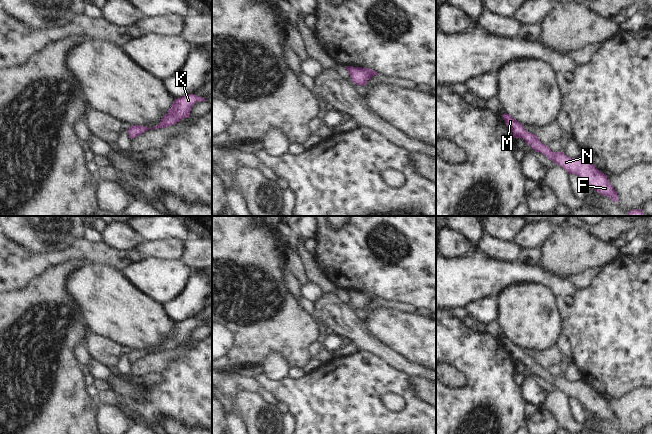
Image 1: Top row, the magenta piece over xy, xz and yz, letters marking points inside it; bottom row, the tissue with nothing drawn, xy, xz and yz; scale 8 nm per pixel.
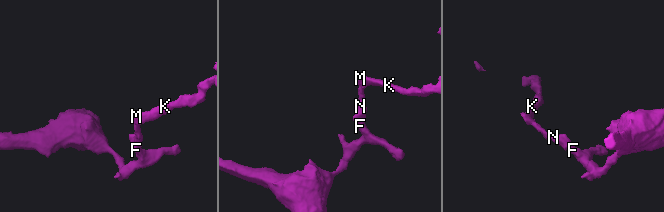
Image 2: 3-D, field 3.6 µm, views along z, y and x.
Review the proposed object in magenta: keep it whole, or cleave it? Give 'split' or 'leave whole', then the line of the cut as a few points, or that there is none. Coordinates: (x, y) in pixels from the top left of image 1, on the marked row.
leave whole | no cut

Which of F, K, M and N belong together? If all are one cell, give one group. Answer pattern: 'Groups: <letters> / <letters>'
Groups: F K M N

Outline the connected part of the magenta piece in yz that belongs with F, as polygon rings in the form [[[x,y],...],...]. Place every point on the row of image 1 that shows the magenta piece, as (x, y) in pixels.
[[[501,115],[506,126],[513,133],[514,138],[523,138],[535,152],[540,152],[549,160],[562,166],[568,174],[574,174],[581,178],[586,187],[593,188],[603,196],[609,197],[612,201],[618,201],[618,195],[607,179],[607,175],[600,172],[596,166],[583,156],[578,158],[567,157],[564,152],[552,152],[549,146],[544,145],[535,135],[525,130],[524,126],[511,115]]]

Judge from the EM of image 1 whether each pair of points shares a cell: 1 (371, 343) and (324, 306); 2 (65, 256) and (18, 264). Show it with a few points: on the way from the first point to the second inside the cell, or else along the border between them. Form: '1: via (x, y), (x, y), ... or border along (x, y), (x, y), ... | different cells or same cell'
1: via (359, 335), (336, 315) | same cell
2: via (53, 258), (36, 264), (30, 264) | same cell

